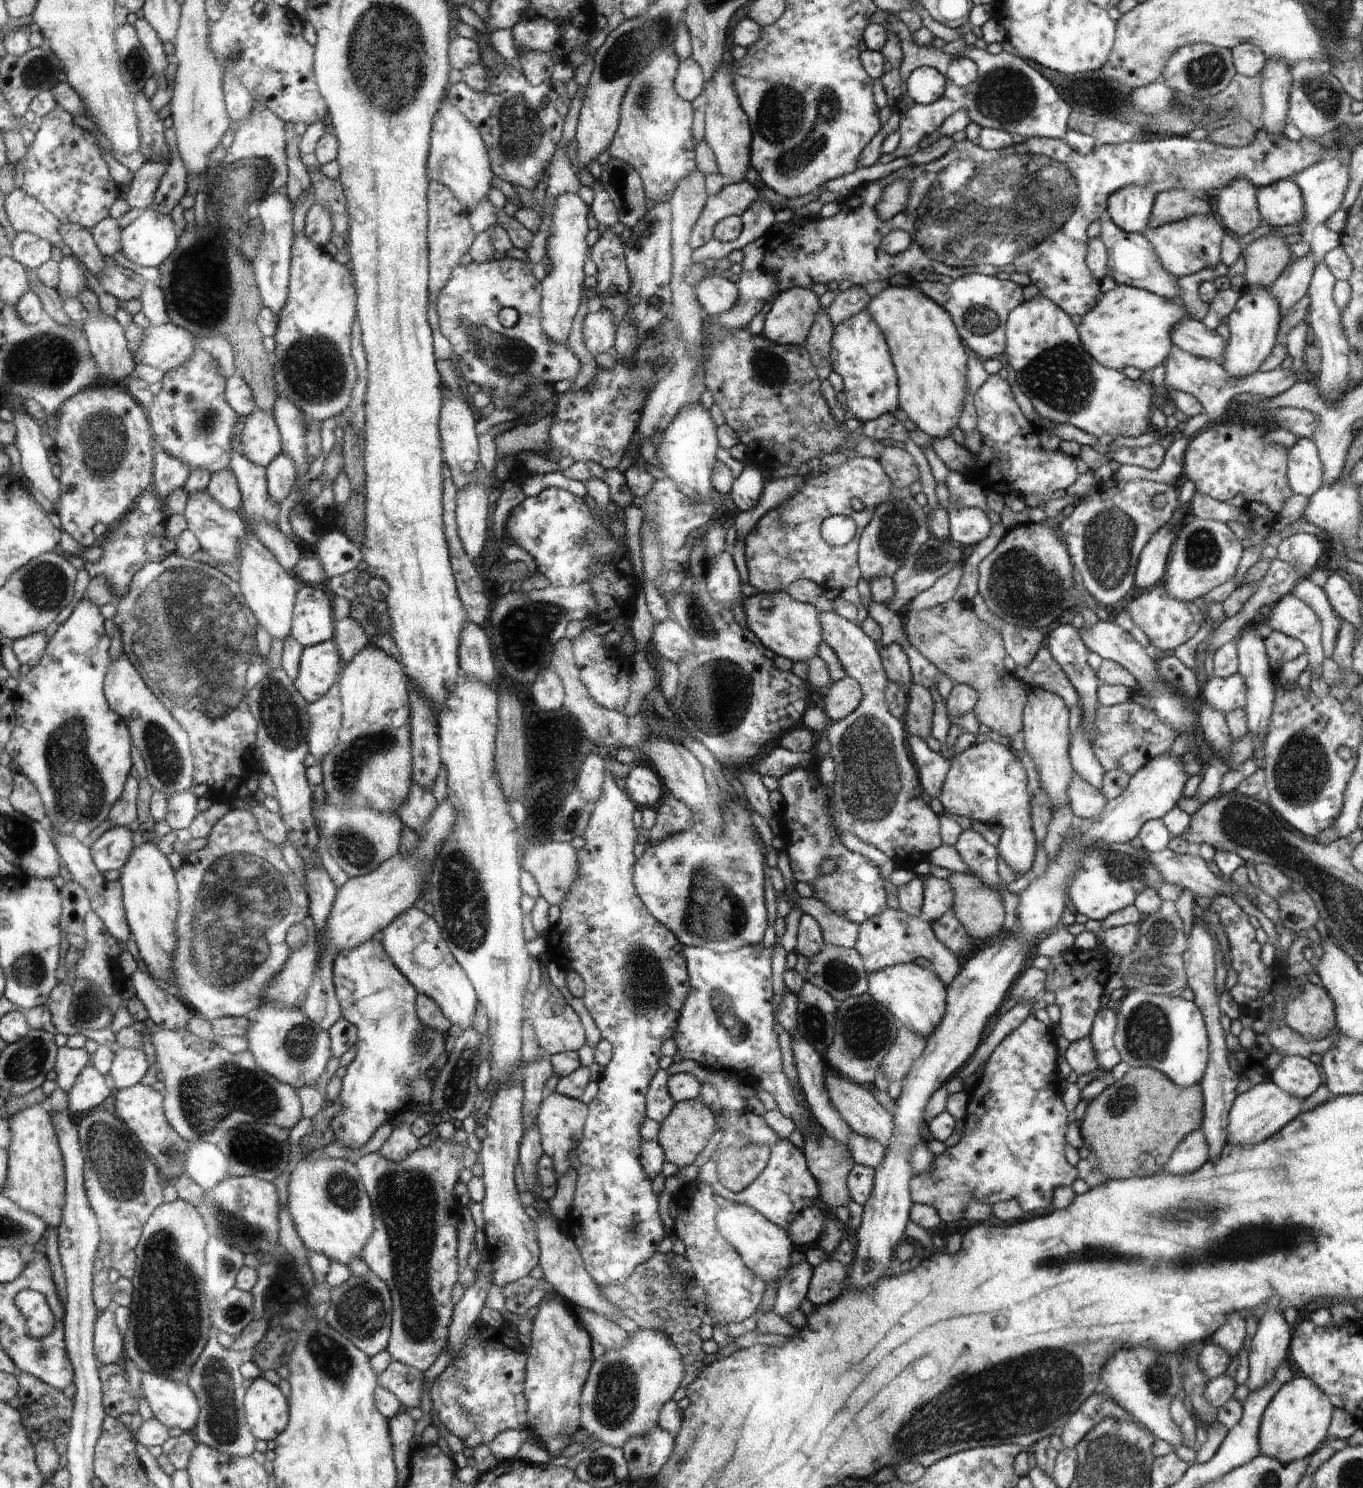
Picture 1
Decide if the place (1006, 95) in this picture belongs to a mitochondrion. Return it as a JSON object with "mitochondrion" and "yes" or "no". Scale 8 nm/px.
{"mitochondrion":"yes"}

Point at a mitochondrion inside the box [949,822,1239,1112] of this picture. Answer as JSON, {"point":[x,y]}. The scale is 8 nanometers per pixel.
{"point":[1148,1035]}

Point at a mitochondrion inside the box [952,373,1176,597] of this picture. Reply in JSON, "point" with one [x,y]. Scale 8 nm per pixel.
{"point":[1108,539]}

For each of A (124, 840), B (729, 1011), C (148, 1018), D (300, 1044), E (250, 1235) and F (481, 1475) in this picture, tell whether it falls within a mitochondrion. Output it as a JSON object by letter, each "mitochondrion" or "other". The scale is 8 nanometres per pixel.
{"A":"other","B":"mitochondrion","C":"other","D":"mitochondrion","E":"mitochondrion","F":"other"}

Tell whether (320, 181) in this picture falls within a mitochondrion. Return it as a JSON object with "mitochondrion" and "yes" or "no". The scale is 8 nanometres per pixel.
{"mitochondrion":"no"}

